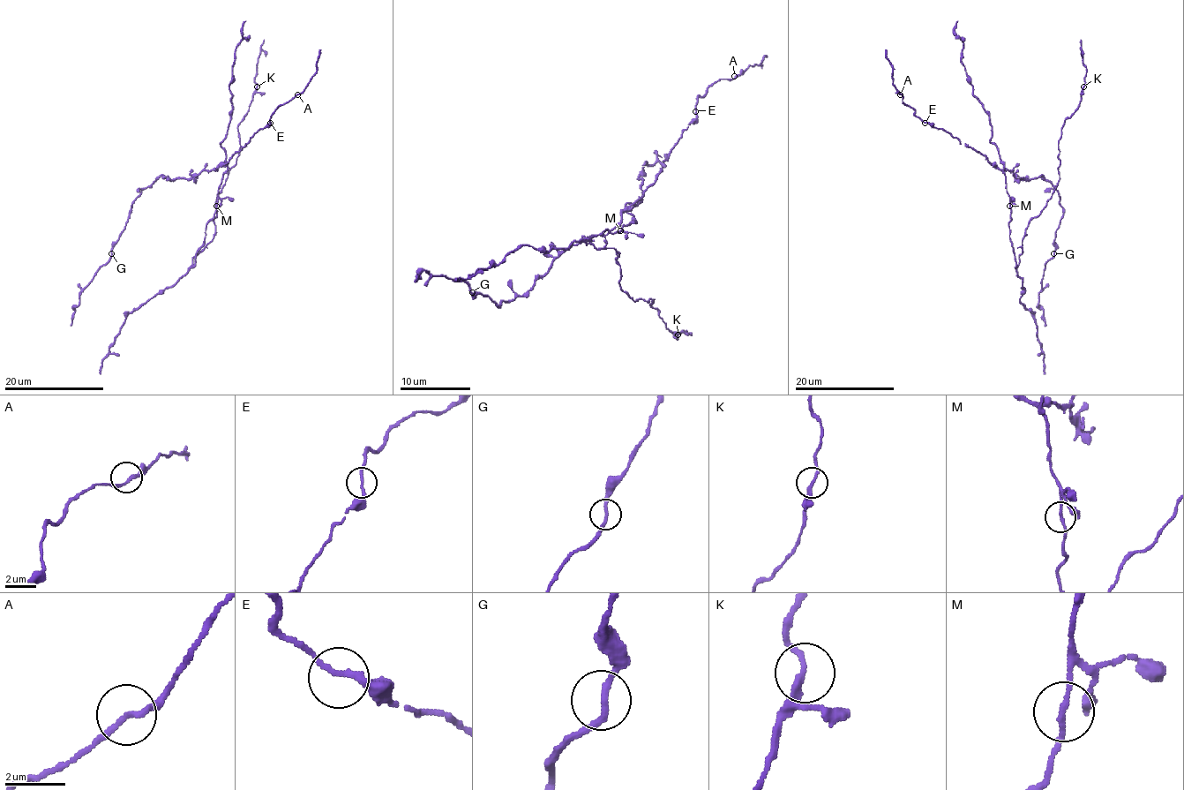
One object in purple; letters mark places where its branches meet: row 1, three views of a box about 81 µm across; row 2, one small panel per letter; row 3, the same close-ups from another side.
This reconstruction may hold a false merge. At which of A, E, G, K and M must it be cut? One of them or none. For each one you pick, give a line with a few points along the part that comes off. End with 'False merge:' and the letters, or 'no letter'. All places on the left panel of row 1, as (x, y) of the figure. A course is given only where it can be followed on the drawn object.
False merge: no letter

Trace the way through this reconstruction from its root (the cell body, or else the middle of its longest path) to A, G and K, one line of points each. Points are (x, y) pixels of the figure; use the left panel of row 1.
A: (216, 207), (219, 185), (228, 169), (223, 162), (270, 122), (280, 105), (297, 94)
G: (216, 207), (225, 161), (189, 179), (161, 175), (134, 201), (111, 253)
K: (216, 207), (192, 265), (192, 259), (213, 236), (216, 199), (238, 155), (237, 125), (257, 86)

